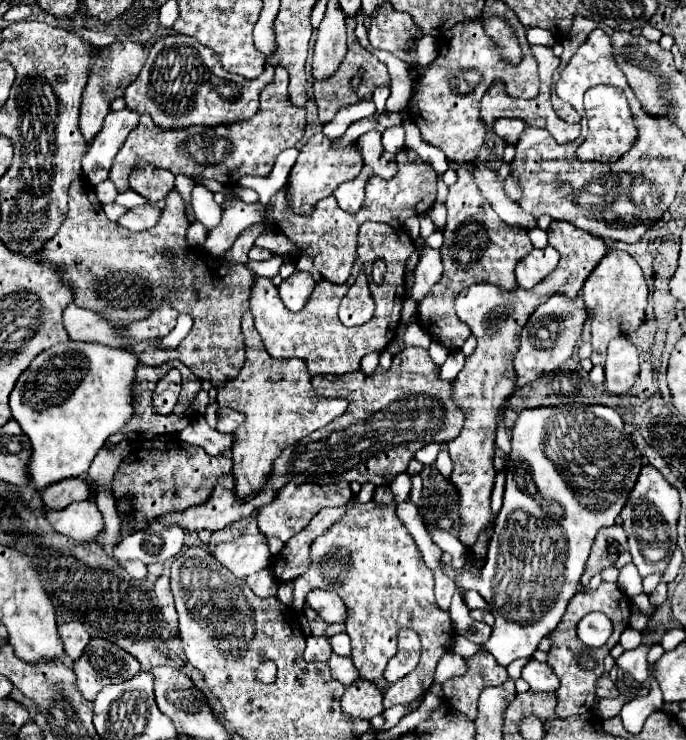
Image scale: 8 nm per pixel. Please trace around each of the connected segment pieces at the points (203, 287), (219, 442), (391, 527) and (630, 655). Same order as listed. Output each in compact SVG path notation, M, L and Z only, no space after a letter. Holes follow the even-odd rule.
M75 180L69 188L69 212L63 220L57 236L47 244L47 248L39 254L43 260L59 264L63 268L63 280L67 280L75 288L75 304L87 310L93 310L101 316L107 316L111 324L127 326L131 320L145 318L155 306L159 306L159 300L167 298L171 300L173 308L185 314L191 314L195 318L195 324L191 332L183 338L183 342L175 350L157 350L151 346L151 340L143 344L135 344L129 350L139 356L143 364L149 366L161 366L169 362L171 358L181 360L197 378L209 380L213 386L225 384L227 380L235 378L245 362L245 346L243 346L243 334L241 334L241 316L249 308L249 294L251 294L251 280L253 272L247 266L225 266L221 262L211 260L203 250L189 250L185 244L185 232L187 232L187 218L185 218L185 202L177 190L173 190L167 196L167 206L163 210L163 216L159 224L145 232L131 232L127 236L127 228L121 228L117 222L111 222L105 212L99 206L99 200L89 184L83 180ZM173 252L175 260L169 262L163 254Z
M197 416L185 430L181 430L179 438L187 444L195 444L195 446L201 446L207 454L211 456L219 456L219 454L225 454L231 444L233 444L233 436L227 436L227 434L221 434L219 430L211 428L203 416Z
M355 500L347 502L347 512L345 516L335 522L323 536L319 536L313 544L311 544L311 564L309 570L299 576L299 580L293 582L293 610L297 610L299 614L303 612L305 606L305 598L311 592L311 588L333 588L347 604L347 634L351 638L351 660L355 664L355 668L359 670L359 676L365 680L371 680L375 684L379 684L381 688L385 688L385 708L391 708L395 704L411 704L415 698L423 696L427 692L427 688L433 684L433 674L435 674L435 666L439 662L439 658L451 648L453 642L453 624L449 618L449 612L441 610L435 602L433 596L433 572L425 566L421 552L415 544L415 540L411 538L411 534L407 532L407 528L403 526L403 522L399 520L399 516L395 514L395 504L387 504L387 506L379 506L373 502L367 504L359 504ZM399 628L413 628L419 638L421 638L421 660L417 664L417 670L413 670L411 674L407 674L403 680L395 682L395 684L387 684L387 680L383 678L383 670L389 662L389 658L397 652L397 632Z
M641 644L635 650L627 650L617 658L617 668L627 672L635 682L645 682L649 678L649 664L647 664L647 650L651 644Z

